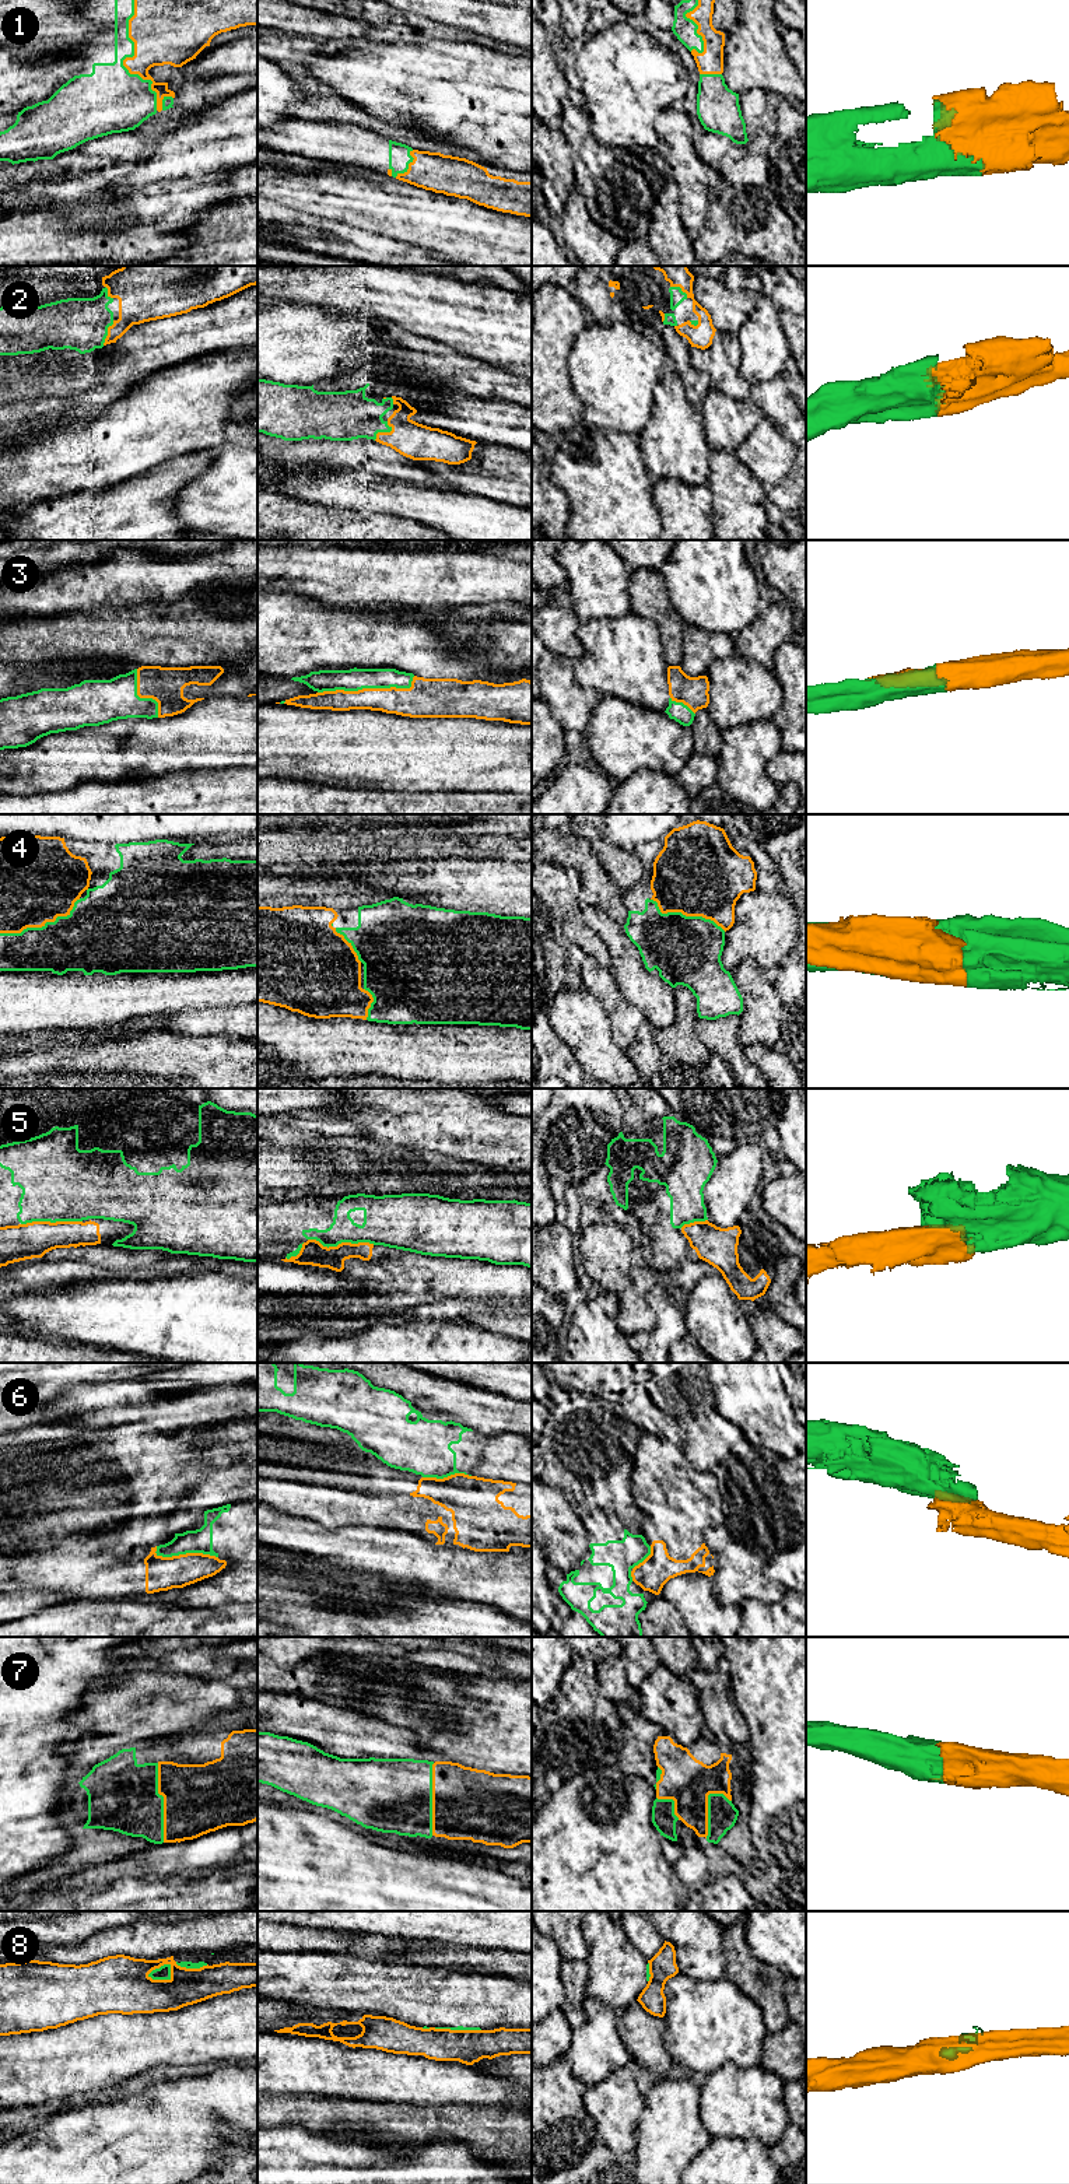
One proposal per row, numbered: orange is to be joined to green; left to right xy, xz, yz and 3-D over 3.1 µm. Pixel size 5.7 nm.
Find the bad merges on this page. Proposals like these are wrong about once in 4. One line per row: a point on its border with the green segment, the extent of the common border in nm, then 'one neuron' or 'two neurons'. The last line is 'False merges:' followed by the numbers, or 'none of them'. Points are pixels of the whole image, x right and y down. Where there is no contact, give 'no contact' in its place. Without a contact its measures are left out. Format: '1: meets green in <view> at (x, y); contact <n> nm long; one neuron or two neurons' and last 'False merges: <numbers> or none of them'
1: meets green in xy at (125, 58); contact 650 nm long; one neuron
2: meets green in xz at (385, 431); contact 140 nm long; one neuron
3: meets green in xz at (368, 687); contact 550 nm long; one neuron
4: meets green in xy at (42, 926); contact 500 nm long; two neurons
5: meets green in xz at (342, 1241); contact 380 nm long; two neurons
6: meets green in xy at (186, 1552); contact 360 nm long; two neurons
7: meets green in xy at (163, 1802); contact 460 nm long; one neuron
8: meets green in xy at (160, 1967); contact 160 nm long; two neurons
False merges: 4, 5, 6, 8

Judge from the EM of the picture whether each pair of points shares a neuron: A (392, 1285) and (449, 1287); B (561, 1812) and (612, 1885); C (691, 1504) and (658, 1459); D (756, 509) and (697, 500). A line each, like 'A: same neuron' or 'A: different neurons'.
A: same neuron
B: same neuron
C: same neuron
D: different neurons

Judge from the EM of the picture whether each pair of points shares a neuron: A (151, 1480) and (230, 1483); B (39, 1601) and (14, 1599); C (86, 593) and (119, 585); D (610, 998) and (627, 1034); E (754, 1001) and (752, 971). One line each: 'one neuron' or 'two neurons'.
A: two neurons
B: one neuron
C: one neuron
D: one neuron
E: one neuron

